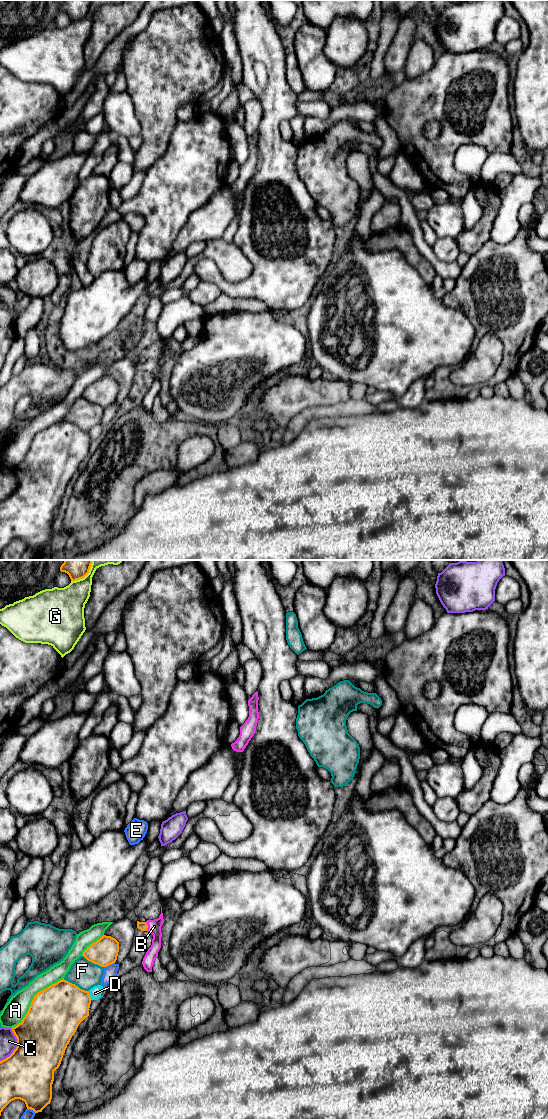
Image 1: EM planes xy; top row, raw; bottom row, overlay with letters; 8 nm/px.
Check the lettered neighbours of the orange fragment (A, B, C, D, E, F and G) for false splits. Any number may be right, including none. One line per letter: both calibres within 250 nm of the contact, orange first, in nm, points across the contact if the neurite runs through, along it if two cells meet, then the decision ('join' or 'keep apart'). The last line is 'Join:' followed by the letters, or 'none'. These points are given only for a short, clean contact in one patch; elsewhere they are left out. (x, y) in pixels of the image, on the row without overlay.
A: calibres 420 and 180 nm; keep apart
B: calibres 70 and 110 nm; way xy (143, 366), (147, 366), (154, 366); join
C: calibres 420 and 140 nm; keep apart
D: calibres 400 and 100 nm; keep apart
E: calibres 220 and 110 nm; keep apart
F: calibres 400 and 220 nm; keep apart
G: calibres 220 and 240 nm; keep apart
Join: B

